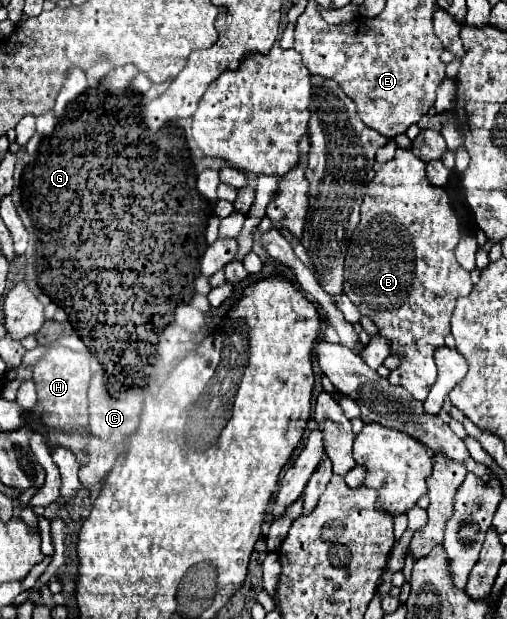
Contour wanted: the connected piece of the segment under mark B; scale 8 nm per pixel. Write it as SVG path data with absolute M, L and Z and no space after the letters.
M398 148L396 150L396 156L394 160L386 162L386 164L380 164L376 162L374 164L374 172L376 176L372 178L372 182L368 184L366 188L366 196L364 196L364 202L362 202L362 210L360 210L360 224L356 226L354 234L352 234L352 240L350 240L350 246L348 246L348 254L346 254L346 266L344 266L344 294L354 302L354 306L360 310L362 316L368 316L376 326L378 326L378 334L384 336L388 342L390 342L390 354L392 356L400 356L400 366L398 366L398 372L400 372L400 386L406 388L416 400L424 402L426 396L428 396L428 390L430 386L434 384L434 378L438 374L436 370L436 364L434 364L434 350L444 346L444 336L450 334L450 318L452 318L452 312L454 312L454 306L456 306L456 300L460 296L466 296L472 292L472 280L470 280L470 274L458 264L456 256L454 256L454 248L458 246L458 240L460 240L460 226L458 226L458 218L450 206L450 198L446 194L444 188L438 188L438 186L432 186L426 178L426 162L422 162L420 158L416 158L412 154L412 150L402 150Z

